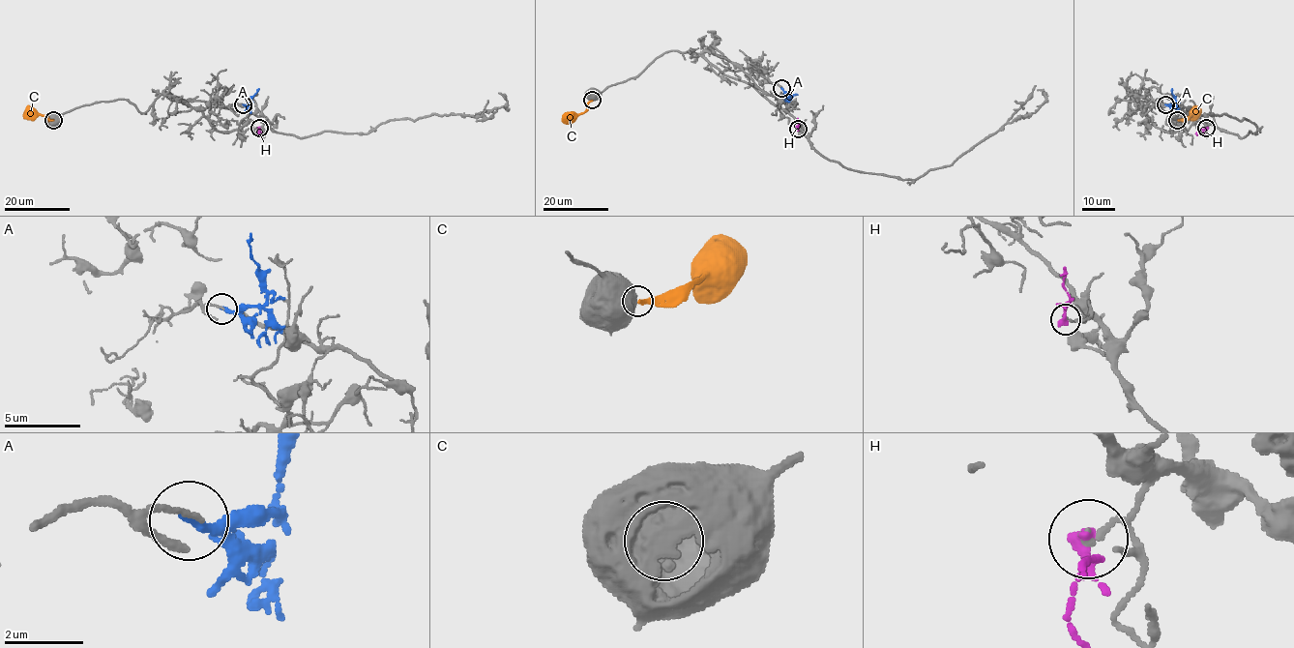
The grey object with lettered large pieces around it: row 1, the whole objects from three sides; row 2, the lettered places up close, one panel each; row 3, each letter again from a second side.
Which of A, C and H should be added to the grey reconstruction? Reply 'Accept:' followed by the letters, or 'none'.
Accept: none

